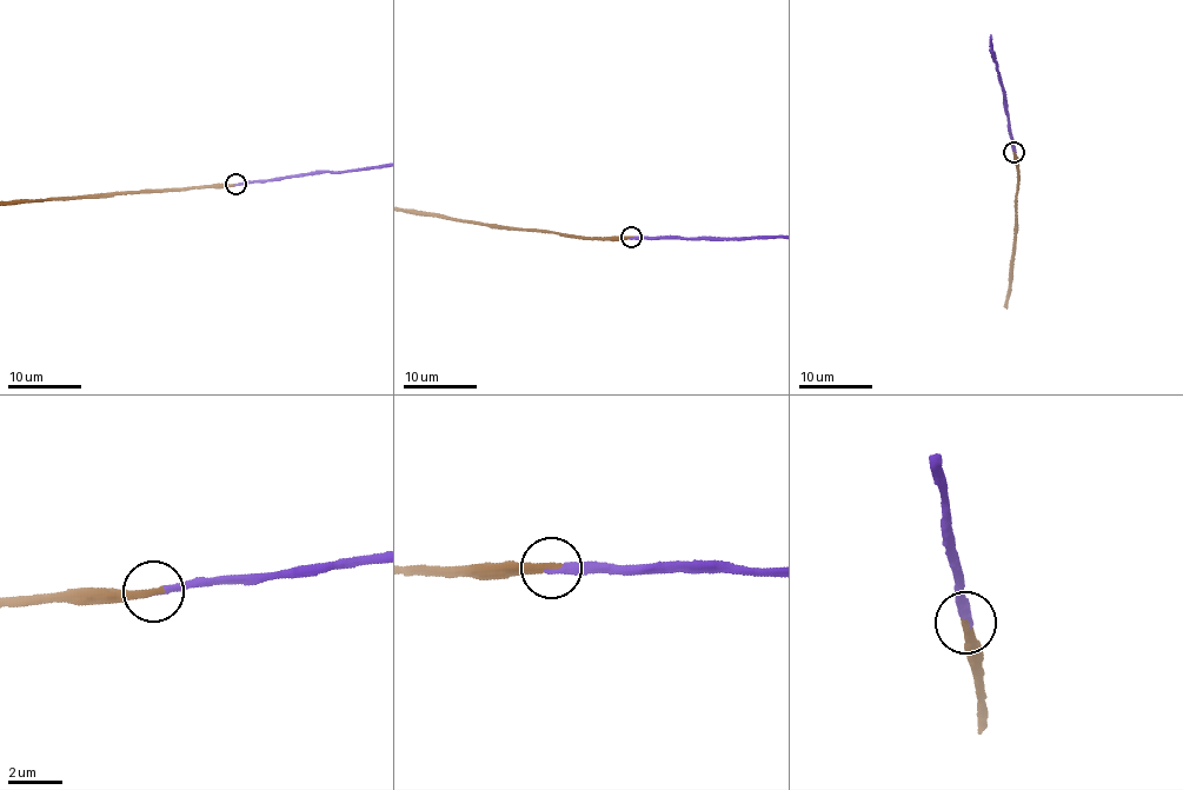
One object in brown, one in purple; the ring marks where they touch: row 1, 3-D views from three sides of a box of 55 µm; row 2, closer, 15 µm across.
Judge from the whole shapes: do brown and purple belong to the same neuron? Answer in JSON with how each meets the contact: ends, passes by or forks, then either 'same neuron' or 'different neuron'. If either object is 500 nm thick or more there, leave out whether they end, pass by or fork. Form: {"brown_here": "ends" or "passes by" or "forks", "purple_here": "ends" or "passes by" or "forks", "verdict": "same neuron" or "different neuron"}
{"brown_here": "ends", "purple_here": "ends", "verdict": "same neuron"}

